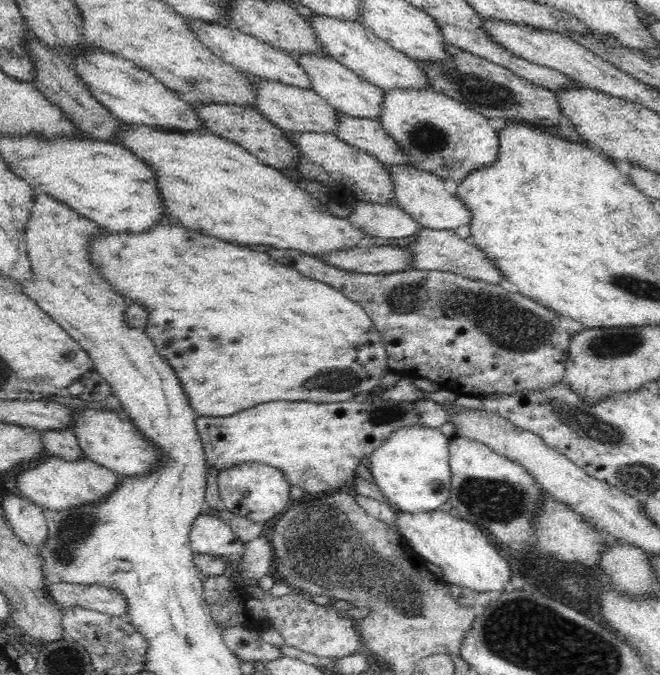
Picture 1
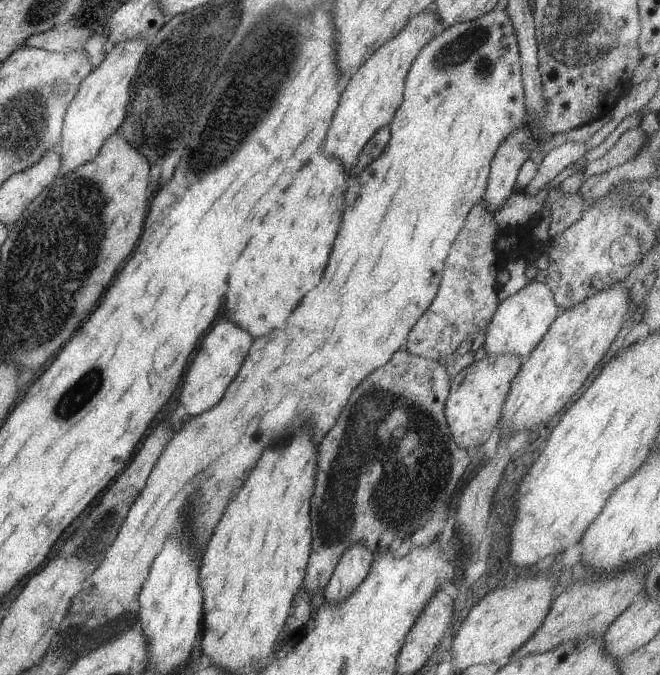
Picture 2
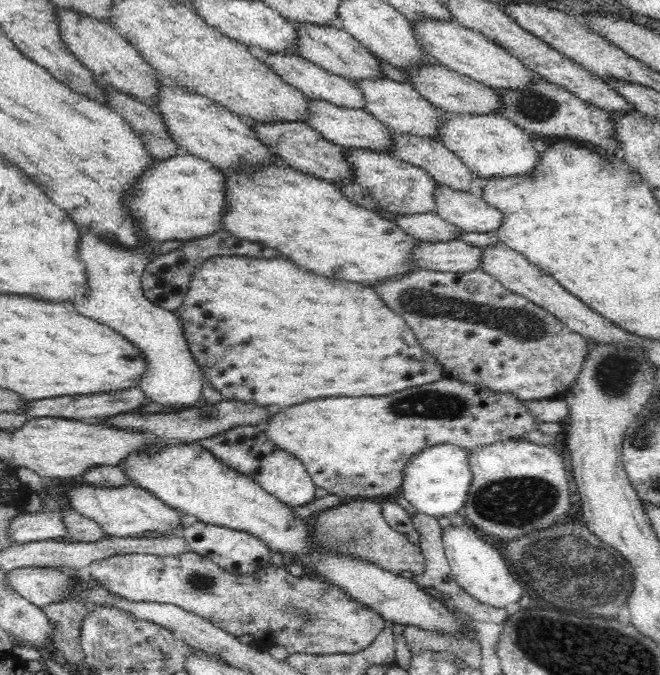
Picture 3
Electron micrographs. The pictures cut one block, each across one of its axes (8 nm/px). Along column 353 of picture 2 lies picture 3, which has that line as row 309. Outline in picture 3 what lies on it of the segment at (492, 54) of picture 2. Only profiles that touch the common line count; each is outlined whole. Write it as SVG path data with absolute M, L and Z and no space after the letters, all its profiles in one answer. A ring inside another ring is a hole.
M216 256L216 258L210 258L210 260L202 262L196 268L196 272L194 272L194 278L190 282L190 290L188 290L180 310L177 309L176 311L177 316L180 316L179 320L182 323L184 337L186 337L188 345L190 345L190 354L194 355L194 359L197 360L196 363L202 369L202 375L205 376L205 379L222 393L222 400L250 401L263 407L275 406L276 408L284 408L300 402L306 402L306 400L318 400L330 397L390 396L392 392L400 391L403 388L432 384L445 378L442 365L438 363L438 359L434 359L434 355L430 355L430 352L422 349L418 339L416 339L416 335L414 335L414 331L412 331L412 327L402 319L402 316L394 313L380 299L380 295L372 287L306 272L298 268L297 264L282 256L276 258ZM222 314L228 316L228 322L226 322L228 326L224 326L224 328L234 330L238 334L232 332L232 336L220 338L220 332L218 332L216 338L214 338L214 334L212 334L212 330L208 330L208 326L210 328L218 328L218 322L220 322L218 318L222 318Z

